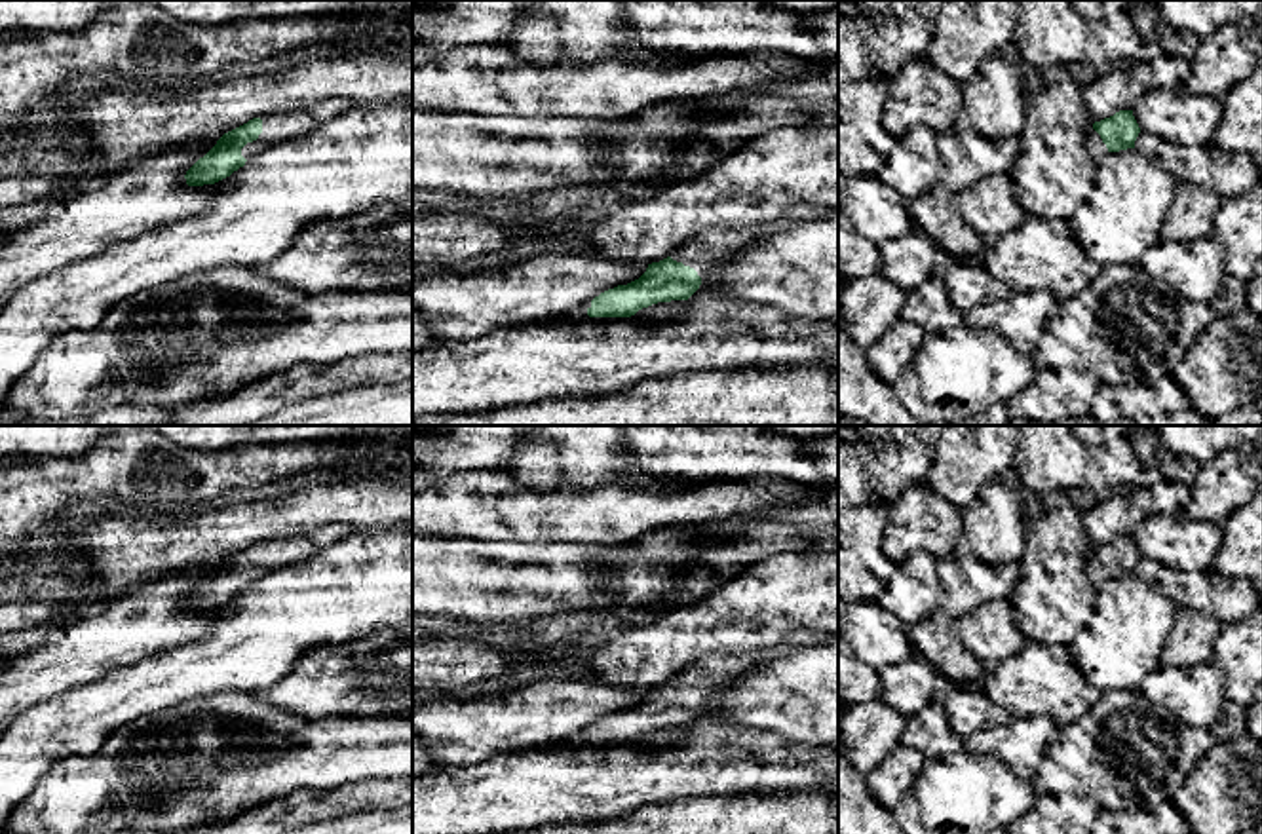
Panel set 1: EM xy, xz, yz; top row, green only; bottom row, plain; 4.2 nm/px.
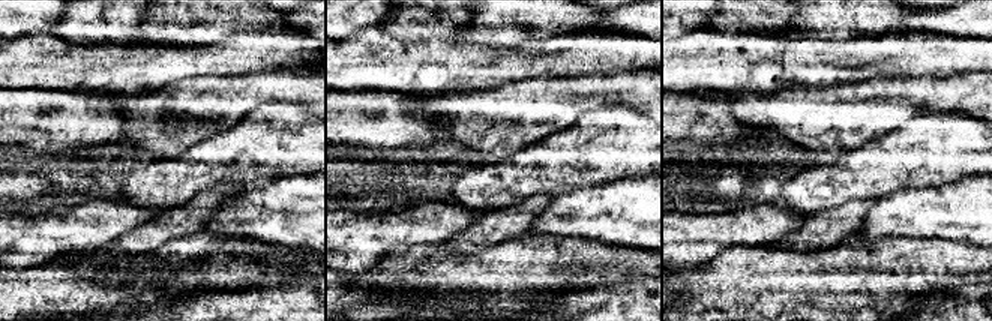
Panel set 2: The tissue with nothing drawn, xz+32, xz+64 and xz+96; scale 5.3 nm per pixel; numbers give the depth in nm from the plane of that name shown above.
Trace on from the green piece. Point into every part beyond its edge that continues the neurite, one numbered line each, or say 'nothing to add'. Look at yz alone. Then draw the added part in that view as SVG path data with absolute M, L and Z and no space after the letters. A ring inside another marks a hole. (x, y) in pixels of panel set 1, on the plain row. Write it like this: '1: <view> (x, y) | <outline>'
1: yz (1097, 574) | M1093 553L1087 559L1087 576L1095 589L1100 587L1108 579L1106 570L1102 568L1100 560Z

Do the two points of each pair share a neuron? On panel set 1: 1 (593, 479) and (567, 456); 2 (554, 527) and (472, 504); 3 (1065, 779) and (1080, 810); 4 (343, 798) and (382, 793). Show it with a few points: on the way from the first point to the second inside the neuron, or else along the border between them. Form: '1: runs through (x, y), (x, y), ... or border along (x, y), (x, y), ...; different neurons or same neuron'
1: runs through (588, 473), (573, 458); same neuron
2: runs through (533, 515), (512, 513), (493, 506); same neuron
3: border along (1044, 793), (1088, 795), (1101, 810); different neurons
4: runs through (352, 798), (373, 795); same neuron

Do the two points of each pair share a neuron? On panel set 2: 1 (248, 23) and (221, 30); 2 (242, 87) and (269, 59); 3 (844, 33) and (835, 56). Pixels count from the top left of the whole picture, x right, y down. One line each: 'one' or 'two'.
1: one
2: two
3: two

